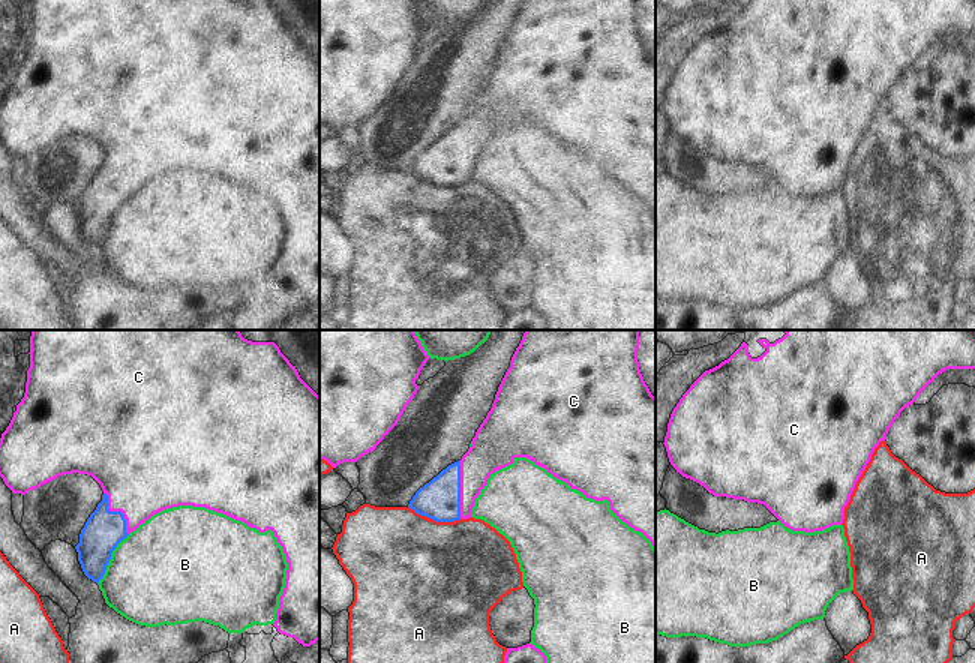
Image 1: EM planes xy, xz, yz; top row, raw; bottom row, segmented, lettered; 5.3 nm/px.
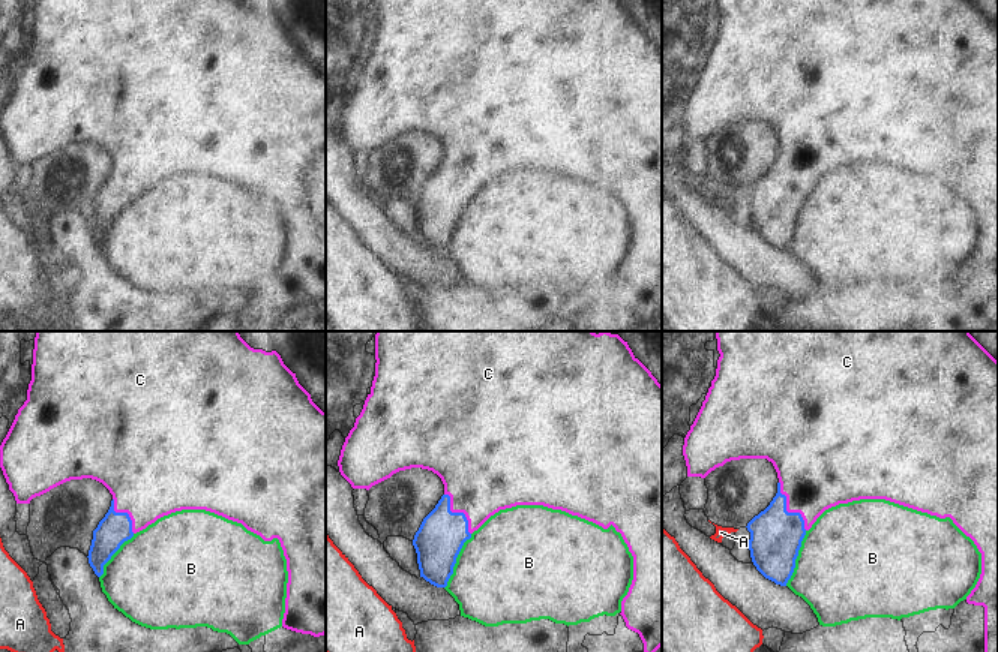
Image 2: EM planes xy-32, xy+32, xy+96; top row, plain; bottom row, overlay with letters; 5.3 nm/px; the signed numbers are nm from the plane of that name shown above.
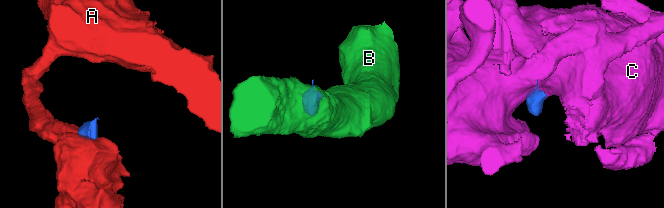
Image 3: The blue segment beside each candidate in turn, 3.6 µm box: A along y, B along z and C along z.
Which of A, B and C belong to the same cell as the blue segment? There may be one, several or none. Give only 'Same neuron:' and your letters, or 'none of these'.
Same neuron: C.

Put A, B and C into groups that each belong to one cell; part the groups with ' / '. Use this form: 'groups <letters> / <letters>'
groups A / B / C

